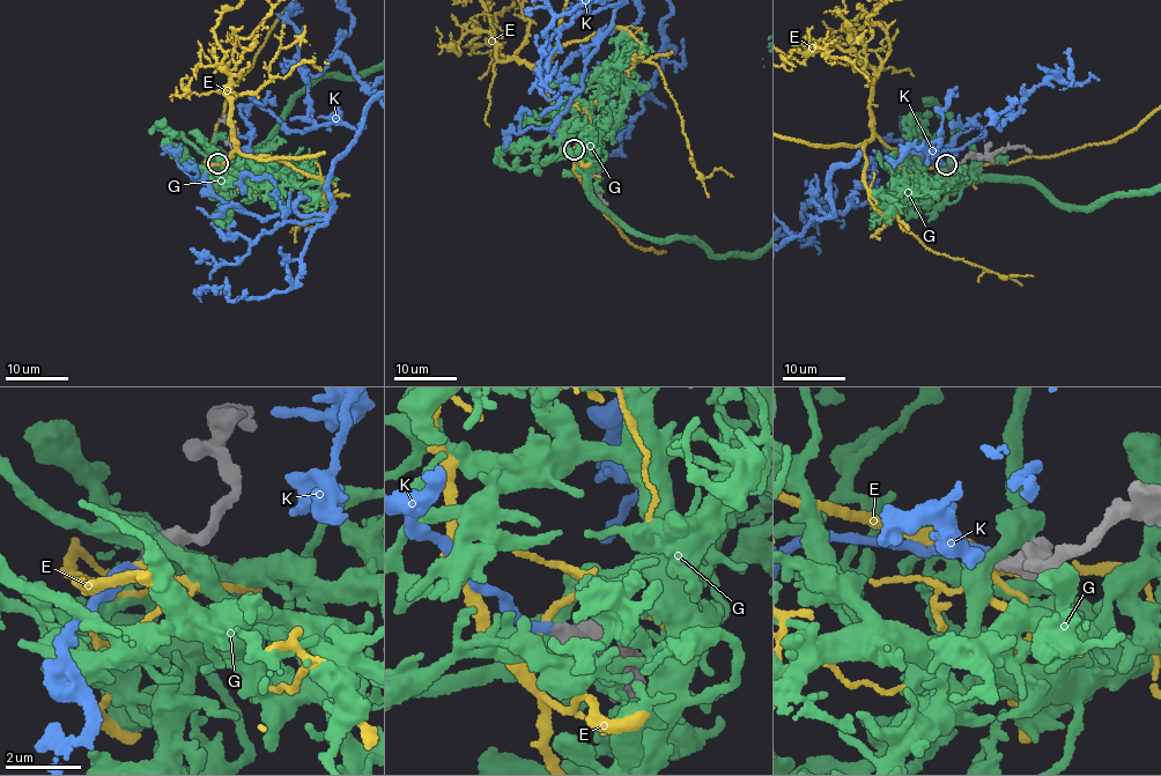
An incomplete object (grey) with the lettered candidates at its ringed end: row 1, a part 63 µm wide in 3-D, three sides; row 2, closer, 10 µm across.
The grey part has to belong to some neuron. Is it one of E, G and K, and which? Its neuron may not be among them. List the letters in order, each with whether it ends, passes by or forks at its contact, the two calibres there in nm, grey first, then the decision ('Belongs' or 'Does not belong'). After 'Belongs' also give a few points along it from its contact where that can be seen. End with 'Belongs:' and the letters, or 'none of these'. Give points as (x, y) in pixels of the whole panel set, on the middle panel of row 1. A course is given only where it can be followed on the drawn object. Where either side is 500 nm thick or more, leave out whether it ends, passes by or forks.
E: It passes by. Thickness 400 nm (grey) against 160 nm. Does not belong
G: Thickness 750 nm (grey) against 500 nm. Does not belong
K: It ends there. Thickness 420 nm (grey) against 240 nm. Belongs
Belongs: K

